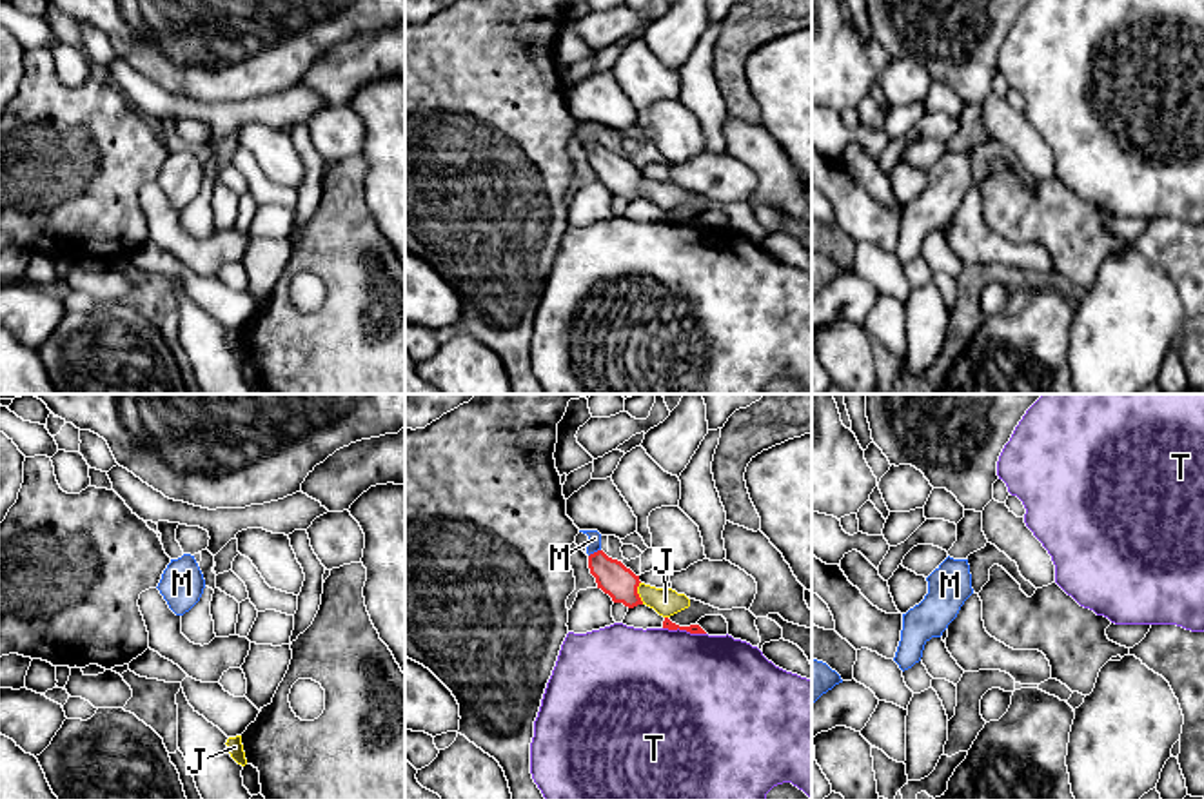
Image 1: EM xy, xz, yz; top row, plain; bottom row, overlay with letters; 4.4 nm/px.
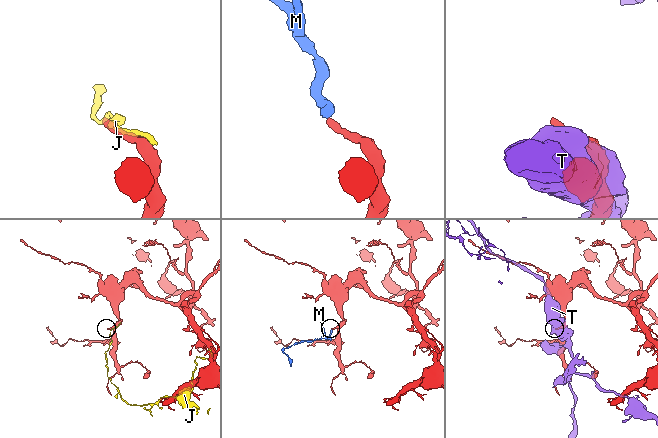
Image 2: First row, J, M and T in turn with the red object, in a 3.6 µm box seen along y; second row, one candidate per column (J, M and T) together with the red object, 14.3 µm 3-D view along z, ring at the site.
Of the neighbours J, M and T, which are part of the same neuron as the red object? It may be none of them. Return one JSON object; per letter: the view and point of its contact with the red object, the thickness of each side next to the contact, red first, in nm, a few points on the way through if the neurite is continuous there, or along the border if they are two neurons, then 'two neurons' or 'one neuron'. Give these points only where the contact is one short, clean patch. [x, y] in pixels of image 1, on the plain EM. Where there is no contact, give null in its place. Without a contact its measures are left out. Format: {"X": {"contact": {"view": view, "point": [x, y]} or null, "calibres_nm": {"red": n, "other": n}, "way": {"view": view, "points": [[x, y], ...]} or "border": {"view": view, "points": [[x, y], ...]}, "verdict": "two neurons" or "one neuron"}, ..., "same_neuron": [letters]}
{"J": {"contact": {"view": "xz", "point": [636, 186]}, "calibres_nm": {"red": 150, "other": 120}, "verdict": "two neurons"}, "M": {"contact": {"view": "xz", "point": [594, 146]}, "calibres_nm": {"red": 150, "other": 60}, "way": {"view": "xz", "points": [[612, 169], [594, 146], [594, 131]]}, "verdict": "one neuron"}, "T": {"contact": {"view": "xz", "point": [685, 222]}, "calibres_nm": {"red": 50, "other": 480}, "verdict": "two neurons"}, "same_neuron": ["M"]}

